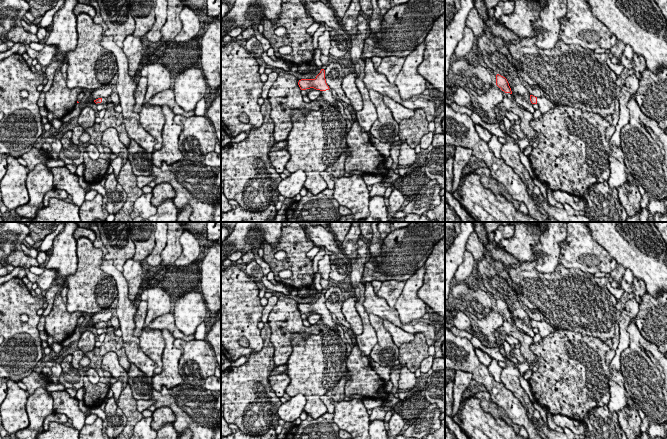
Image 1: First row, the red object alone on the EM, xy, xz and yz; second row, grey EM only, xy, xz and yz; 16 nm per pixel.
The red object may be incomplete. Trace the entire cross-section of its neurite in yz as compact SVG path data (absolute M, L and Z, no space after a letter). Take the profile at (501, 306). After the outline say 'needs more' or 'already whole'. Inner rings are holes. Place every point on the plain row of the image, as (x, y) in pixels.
M499 298L496 299L496 309L505 317L512 318L512 315L507 303Z; already whole

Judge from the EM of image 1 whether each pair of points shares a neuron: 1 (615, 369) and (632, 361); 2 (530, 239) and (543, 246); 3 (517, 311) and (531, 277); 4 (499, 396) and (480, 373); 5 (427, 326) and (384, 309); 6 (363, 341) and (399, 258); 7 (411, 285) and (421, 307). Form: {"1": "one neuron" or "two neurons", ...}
{"1": "two neurons", "2": "two neurons", "3": "two neurons", "4": "one neuron", "5": "one neuron", "6": "two neurons", "7": "one neuron"}

